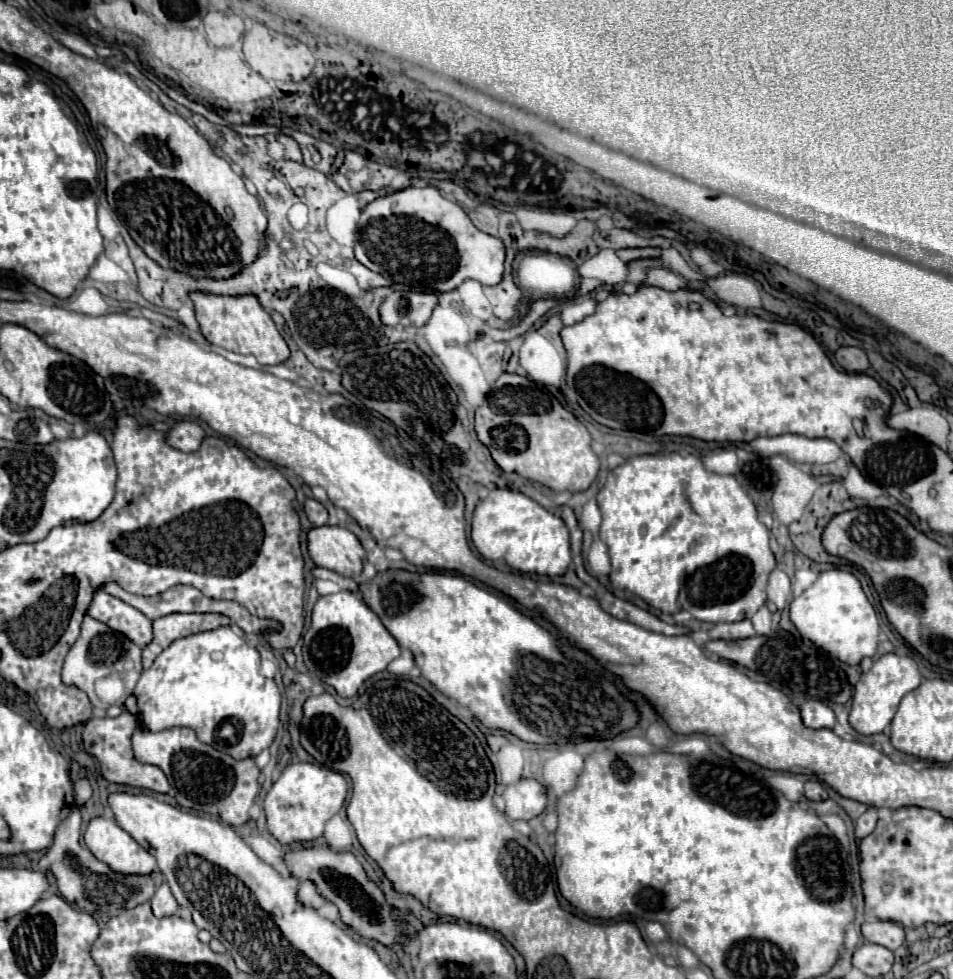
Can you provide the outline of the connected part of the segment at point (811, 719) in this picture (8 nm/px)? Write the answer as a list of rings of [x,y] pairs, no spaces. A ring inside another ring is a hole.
[[[816,699],[800,703],[800,715],[802,715],[804,725],[810,727],[810,729],[822,729],[822,727],[832,729],[834,723],[836,723],[834,711],[828,705],[824,705],[822,701],[816,701]]]

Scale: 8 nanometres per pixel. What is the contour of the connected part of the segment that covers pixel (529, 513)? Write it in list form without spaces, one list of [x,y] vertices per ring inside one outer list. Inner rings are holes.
[[[494,489],[476,505],[472,517],[472,543],[484,559],[504,559],[512,569],[522,573],[560,577],[572,561],[570,535],[564,521],[524,493],[510,489]]]

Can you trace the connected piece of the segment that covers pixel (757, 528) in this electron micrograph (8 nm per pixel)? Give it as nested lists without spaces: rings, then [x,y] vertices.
[[[636,455],[610,471],[608,481],[598,491],[596,499],[602,511],[600,539],[610,551],[610,581],[614,587],[642,597],[662,613],[674,615],[680,609],[686,609],[694,619],[708,623],[750,619],[766,603],[764,591],[768,575],[776,567],[770,551],[770,533],[758,521],[754,501],[742,491],[732,475],[708,471],[696,455]]]

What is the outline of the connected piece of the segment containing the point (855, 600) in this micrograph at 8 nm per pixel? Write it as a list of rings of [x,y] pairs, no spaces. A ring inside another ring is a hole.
[[[830,569],[820,573],[800,597],[790,603],[790,621],[796,625],[802,637],[828,651],[832,657],[848,665],[858,665],[864,657],[874,657],[878,647],[878,617],[870,605],[860,581],[842,569]]]

